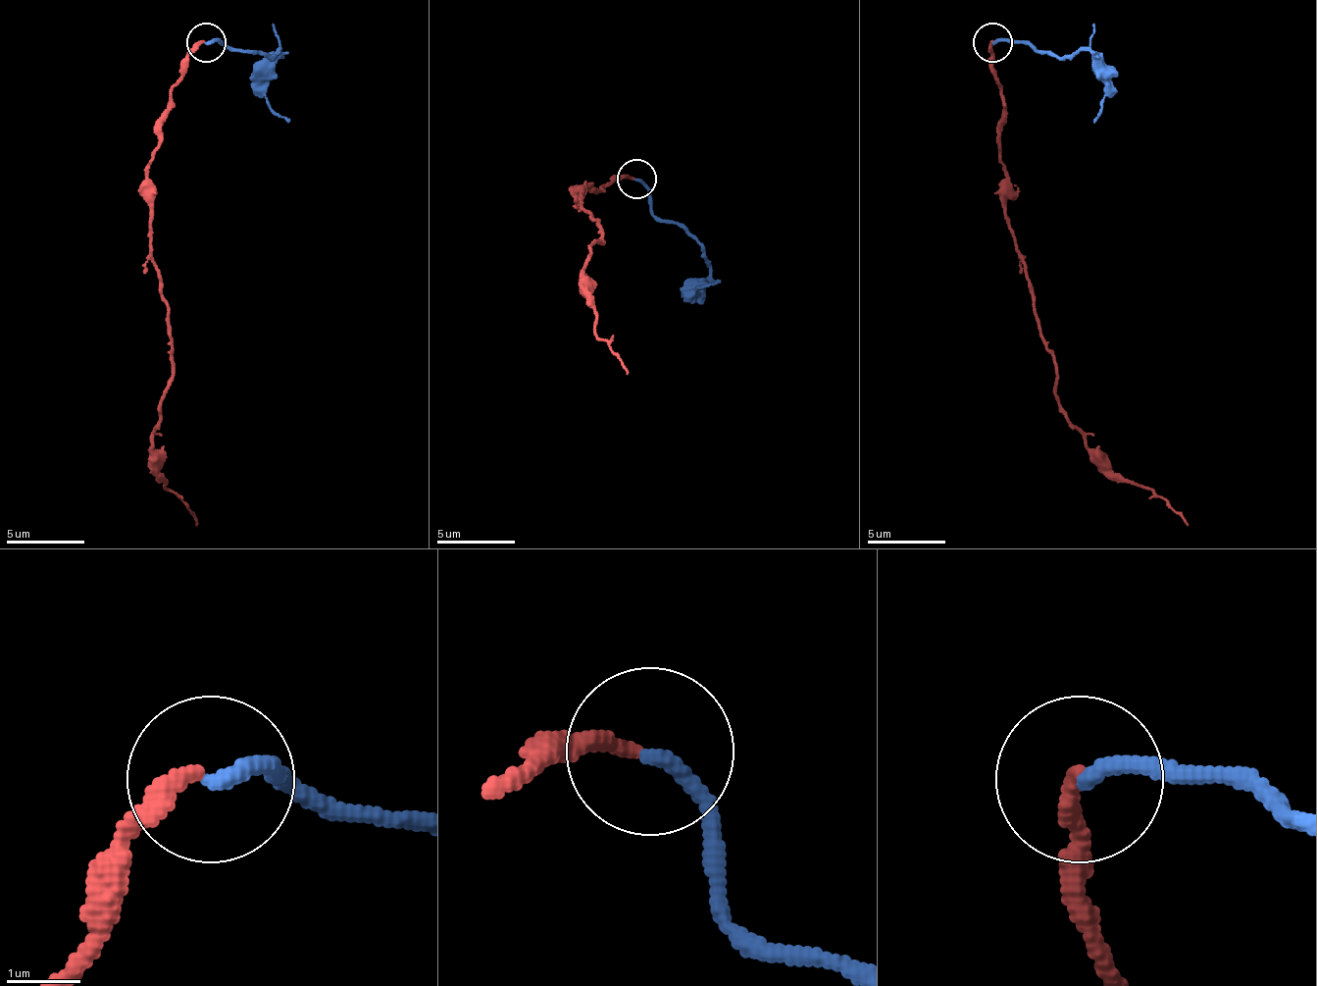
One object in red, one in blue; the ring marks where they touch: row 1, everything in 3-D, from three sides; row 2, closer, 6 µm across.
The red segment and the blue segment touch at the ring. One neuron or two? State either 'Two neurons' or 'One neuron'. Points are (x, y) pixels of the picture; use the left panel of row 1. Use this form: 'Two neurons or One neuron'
Two neurons

